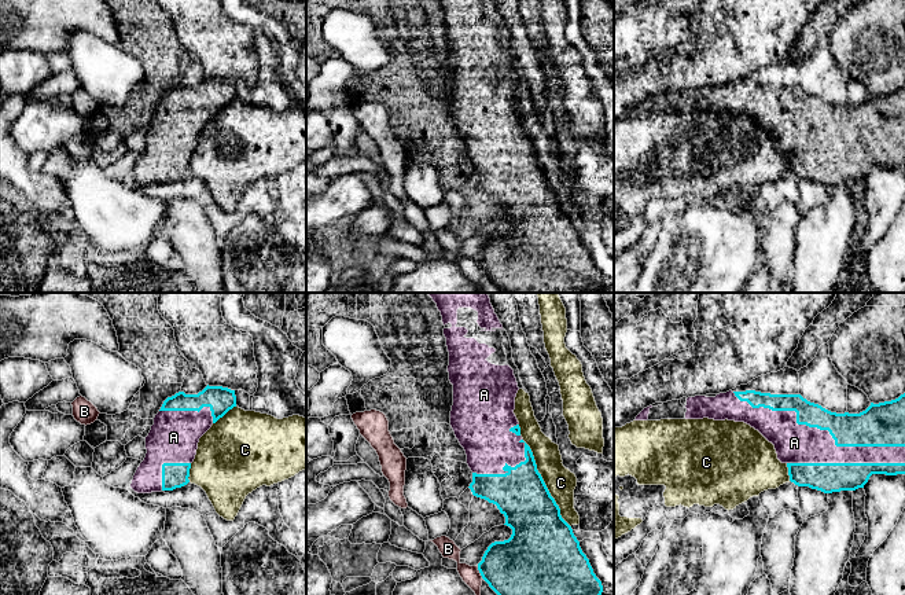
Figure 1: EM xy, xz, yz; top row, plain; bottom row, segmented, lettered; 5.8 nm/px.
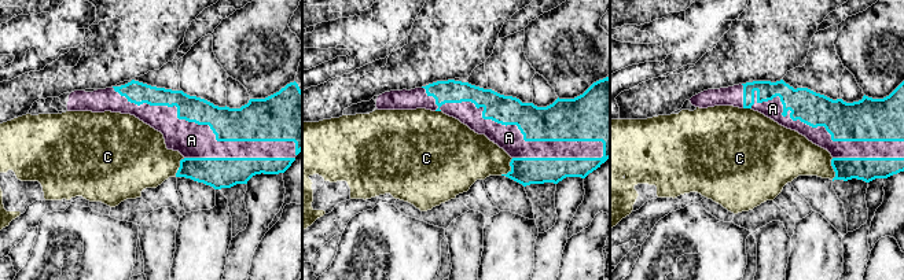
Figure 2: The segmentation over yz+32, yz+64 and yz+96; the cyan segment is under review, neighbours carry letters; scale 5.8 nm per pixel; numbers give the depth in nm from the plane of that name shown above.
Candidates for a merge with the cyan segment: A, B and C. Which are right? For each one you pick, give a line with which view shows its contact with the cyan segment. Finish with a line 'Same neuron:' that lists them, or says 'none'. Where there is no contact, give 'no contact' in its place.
A: meets cyan in yz
Same neuron: A

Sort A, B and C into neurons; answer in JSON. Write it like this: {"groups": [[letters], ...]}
{"groups": [["A"], ["B"], ["C"]]}

